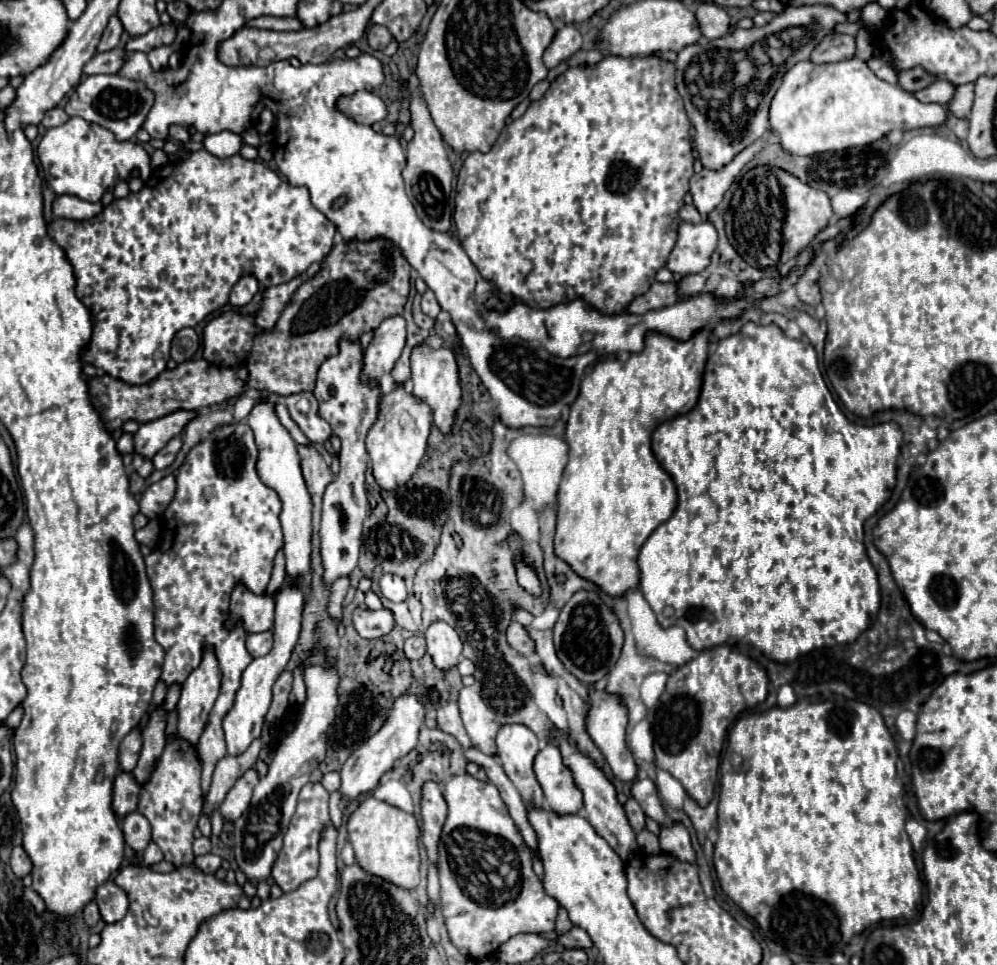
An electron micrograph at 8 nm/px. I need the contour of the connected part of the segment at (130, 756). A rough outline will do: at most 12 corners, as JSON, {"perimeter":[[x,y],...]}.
{"perimeter":[[133,729],[121,741],[119,769],[131,773],[141,753],[141,733]]}

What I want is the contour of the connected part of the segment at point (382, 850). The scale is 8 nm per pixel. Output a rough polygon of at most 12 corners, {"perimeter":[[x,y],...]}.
{"perimeter":[[365,797],[347,821],[357,863],[399,887],[419,883],[419,825]]}

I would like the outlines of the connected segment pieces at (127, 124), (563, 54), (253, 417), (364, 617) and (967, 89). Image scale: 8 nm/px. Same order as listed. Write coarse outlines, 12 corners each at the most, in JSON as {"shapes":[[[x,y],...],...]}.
{"shapes":[[[91,75],[65,111],[129,141],[155,93],[121,75]],[[561,25],[543,61],[551,67],[579,51],[581,33],[573,25]],[[271,401],[247,423],[259,477],[279,493],[287,579],[311,563],[311,497]],[[355,609],[353,625],[361,637],[387,635],[391,611]],[[959,85],[949,111],[967,117],[973,107],[975,85]]]}

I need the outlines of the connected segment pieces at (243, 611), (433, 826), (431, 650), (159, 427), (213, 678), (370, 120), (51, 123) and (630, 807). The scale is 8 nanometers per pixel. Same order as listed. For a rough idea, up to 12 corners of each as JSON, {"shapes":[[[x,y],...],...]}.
{"shapes":[[[231,593],[231,619],[247,633],[271,631],[273,597]],[[425,781],[421,793],[423,845],[437,863],[437,843],[447,817],[439,783]],[[445,621],[425,631],[427,653],[439,669],[461,659],[461,639]],[[175,411],[143,423],[133,435],[135,453],[155,453],[181,435],[195,411]],[[211,649],[187,677],[177,703],[177,735],[197,745],[219,695]],[[371,91],[341,99],[339,109],[361,125],[387,117],[385,103]],[[55,107],[43,117],[47,129],[63,125],[69,115]],[[629,797],[623,807],[631,827],[645,827],[645,813],[639,803]]]}

